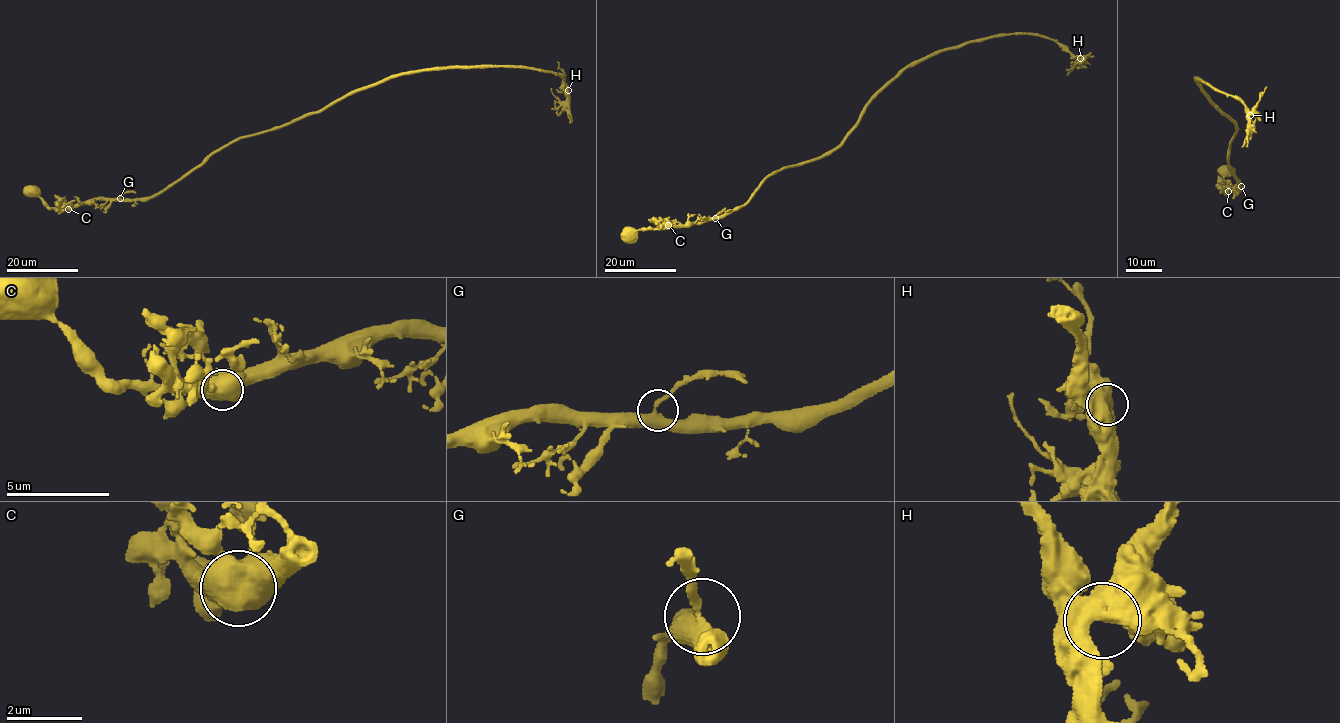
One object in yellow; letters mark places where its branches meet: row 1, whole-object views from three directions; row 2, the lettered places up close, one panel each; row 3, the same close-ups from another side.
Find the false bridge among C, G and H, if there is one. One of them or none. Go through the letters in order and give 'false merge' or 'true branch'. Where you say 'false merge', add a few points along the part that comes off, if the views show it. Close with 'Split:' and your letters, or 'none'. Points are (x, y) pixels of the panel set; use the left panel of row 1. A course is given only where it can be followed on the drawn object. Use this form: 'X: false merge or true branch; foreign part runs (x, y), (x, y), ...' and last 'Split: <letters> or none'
C: true branch
G: true branch
H: true branch
Split: none

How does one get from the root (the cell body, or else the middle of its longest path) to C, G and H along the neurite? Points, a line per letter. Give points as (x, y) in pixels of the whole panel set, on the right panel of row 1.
C: (1227, 169), (1223, 178), (1224, 188), (1228, 191)
G: (1227, 169), (1224, 188), (1232, 192), (1241, 186)
H: (1227, 169), (1224, 188), (1243, 188), (1228, 164), (1236, 125), (1220, 112), (1196, 78), (1235, 96), (1250, 115)

